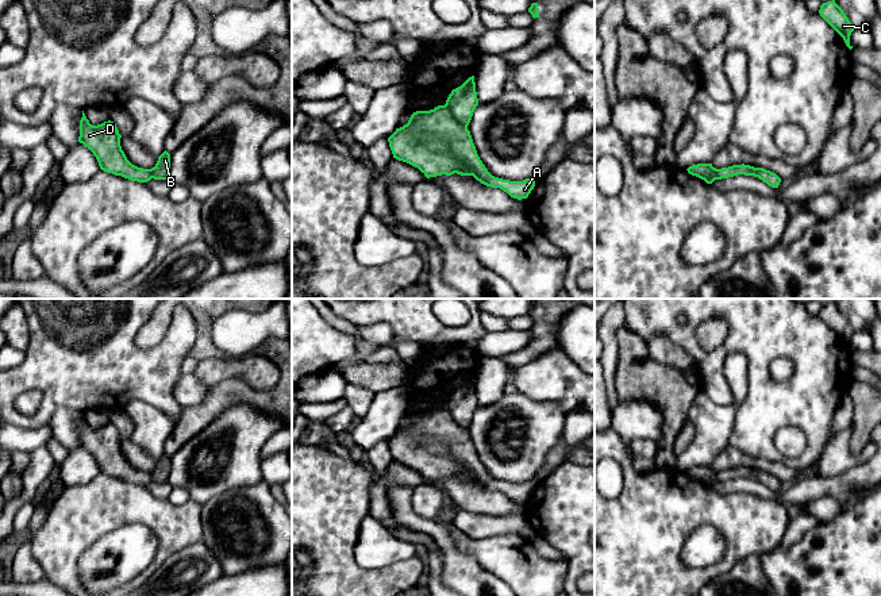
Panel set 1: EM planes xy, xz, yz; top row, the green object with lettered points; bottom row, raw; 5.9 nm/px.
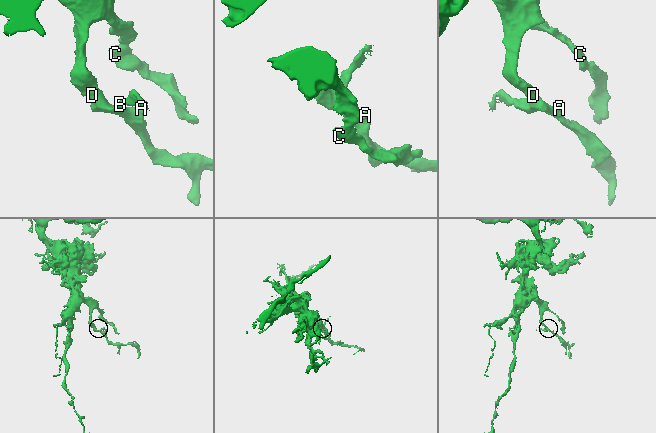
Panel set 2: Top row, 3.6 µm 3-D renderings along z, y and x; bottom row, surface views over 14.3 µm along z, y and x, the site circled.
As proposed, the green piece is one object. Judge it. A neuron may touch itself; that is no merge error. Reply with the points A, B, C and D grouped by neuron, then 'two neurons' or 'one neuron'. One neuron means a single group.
A C D / B | two neurons

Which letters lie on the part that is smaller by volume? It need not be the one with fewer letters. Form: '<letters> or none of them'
B

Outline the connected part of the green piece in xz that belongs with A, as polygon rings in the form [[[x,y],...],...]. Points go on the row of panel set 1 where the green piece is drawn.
[[[438,105],[430,111],[416,111],[411,115],[407,124],[388,138],[393,158],[418,168],[427,178],[436,176],[473,176],[486,187],[500,188],[511,197],[527,199],[535,187],[532,178],[523,181],[509,181],[492,176],[480,159],[473,143],[470,131],[466,126],[458,123],[446,105]]]

